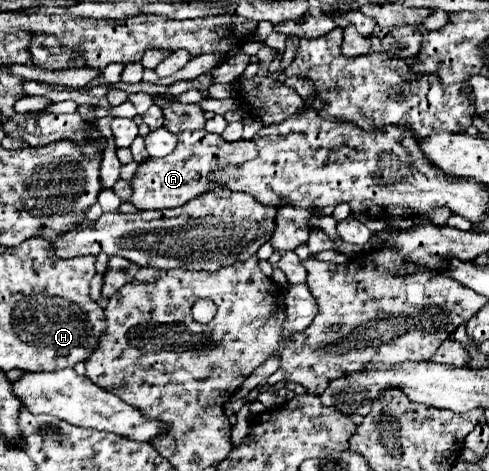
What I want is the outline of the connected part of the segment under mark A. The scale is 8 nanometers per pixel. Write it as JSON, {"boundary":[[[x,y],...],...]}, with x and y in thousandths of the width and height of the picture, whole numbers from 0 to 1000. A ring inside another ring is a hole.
{"boundary":[[[421,276],[372,280],[364,285],[364,310],[335,335],[303,335],[286,348],[282,369],[266,382],[270,391],[270,433],[290,446],[323,446],[323,442],[360,442],[380,433],[384,425],[417,412],[429,395],[429,365],[462,352],[462,348],[495,348],[528,331],[524,306],[515,297],[462,301],[446,285],[429,285]]]}

